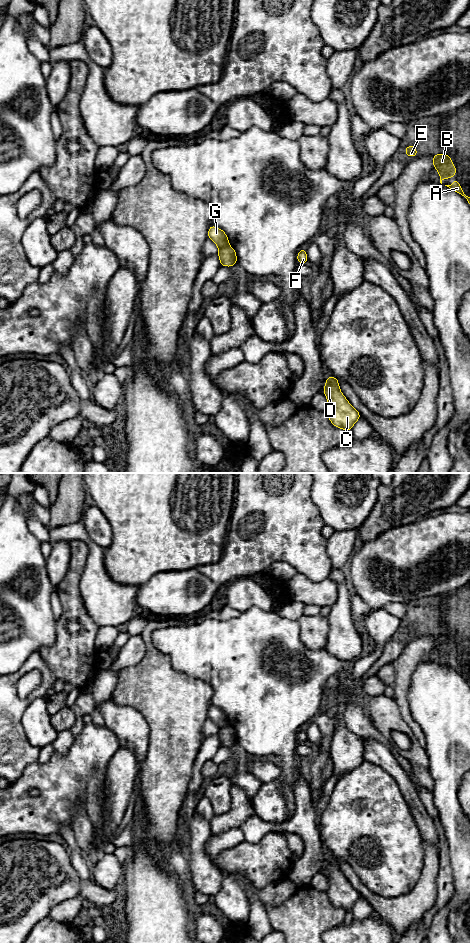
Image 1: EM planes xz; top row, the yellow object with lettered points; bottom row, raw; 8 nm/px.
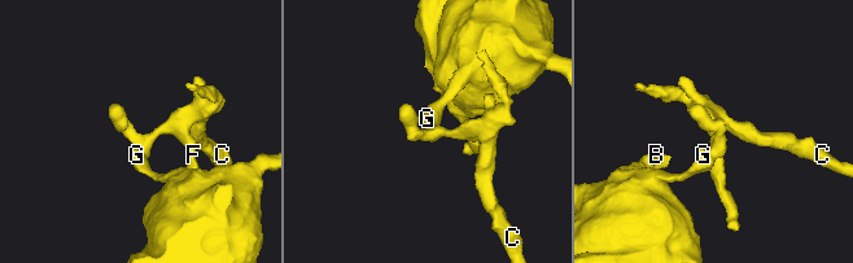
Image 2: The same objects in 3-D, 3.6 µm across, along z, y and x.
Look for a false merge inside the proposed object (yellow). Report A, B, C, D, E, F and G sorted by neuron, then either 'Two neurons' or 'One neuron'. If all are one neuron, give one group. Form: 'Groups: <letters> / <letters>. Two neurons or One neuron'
Groups: A B E G / C D F. Two neurons

